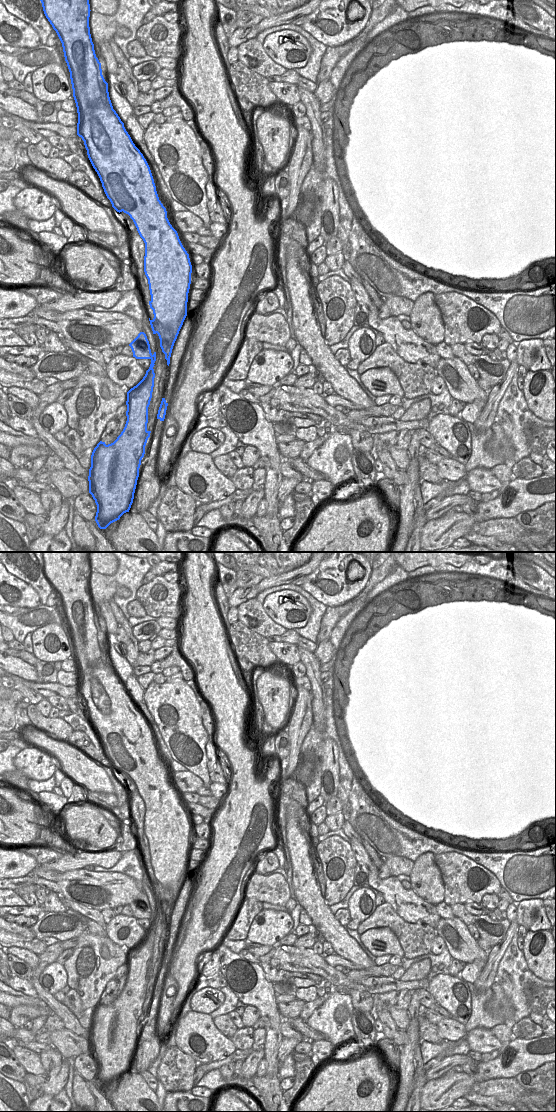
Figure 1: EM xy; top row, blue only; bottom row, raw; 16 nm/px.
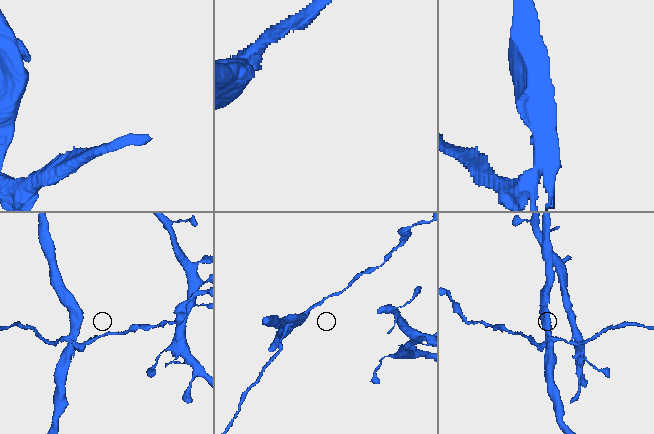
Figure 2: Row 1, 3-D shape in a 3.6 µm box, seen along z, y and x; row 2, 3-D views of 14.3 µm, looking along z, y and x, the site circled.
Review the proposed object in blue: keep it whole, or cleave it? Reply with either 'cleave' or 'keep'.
cleave

